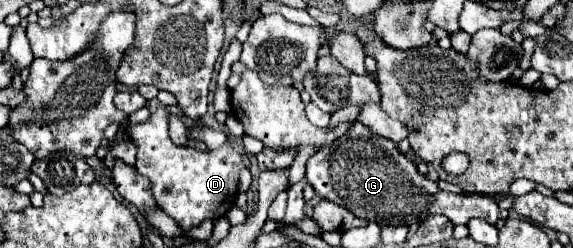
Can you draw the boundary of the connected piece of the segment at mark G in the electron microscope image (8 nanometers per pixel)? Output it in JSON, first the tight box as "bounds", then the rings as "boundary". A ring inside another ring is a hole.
{"bounds":[306,123,500,225],"boundary":[[[352,123],[350,133],[336,139],[328,147],[322,147],[314,157],[308,159],[306,179],[316,189],[316,193],[322,195],[324,199],[350,209],[352,213],[356,213],[356,217],[364,217],[364,219],[380,223],[380,225],[412,225],[414,221],[424,221],[428,215],[436,215],[436,213],[446,215],[452,221],[452,197],[460,197],[458,207],[460,207],[462,217],[458,217],[458,219],[462,219],[462,223],[468,223],[470,219],[478,217],[478,219],[484,219],[484,221],[496,225],[498,211],[500,211],[492,197],[464,195],[464,193],[454,195],[454,193],[440,191],[436,183],[428,183],[428,179],[416,171],[416,165],[398,151],[396,143],[392,143],[384,137],[372,137],[372,133],[368,133],[368,129],[364,129],[364,125],[358,125],[358,123]]]}

